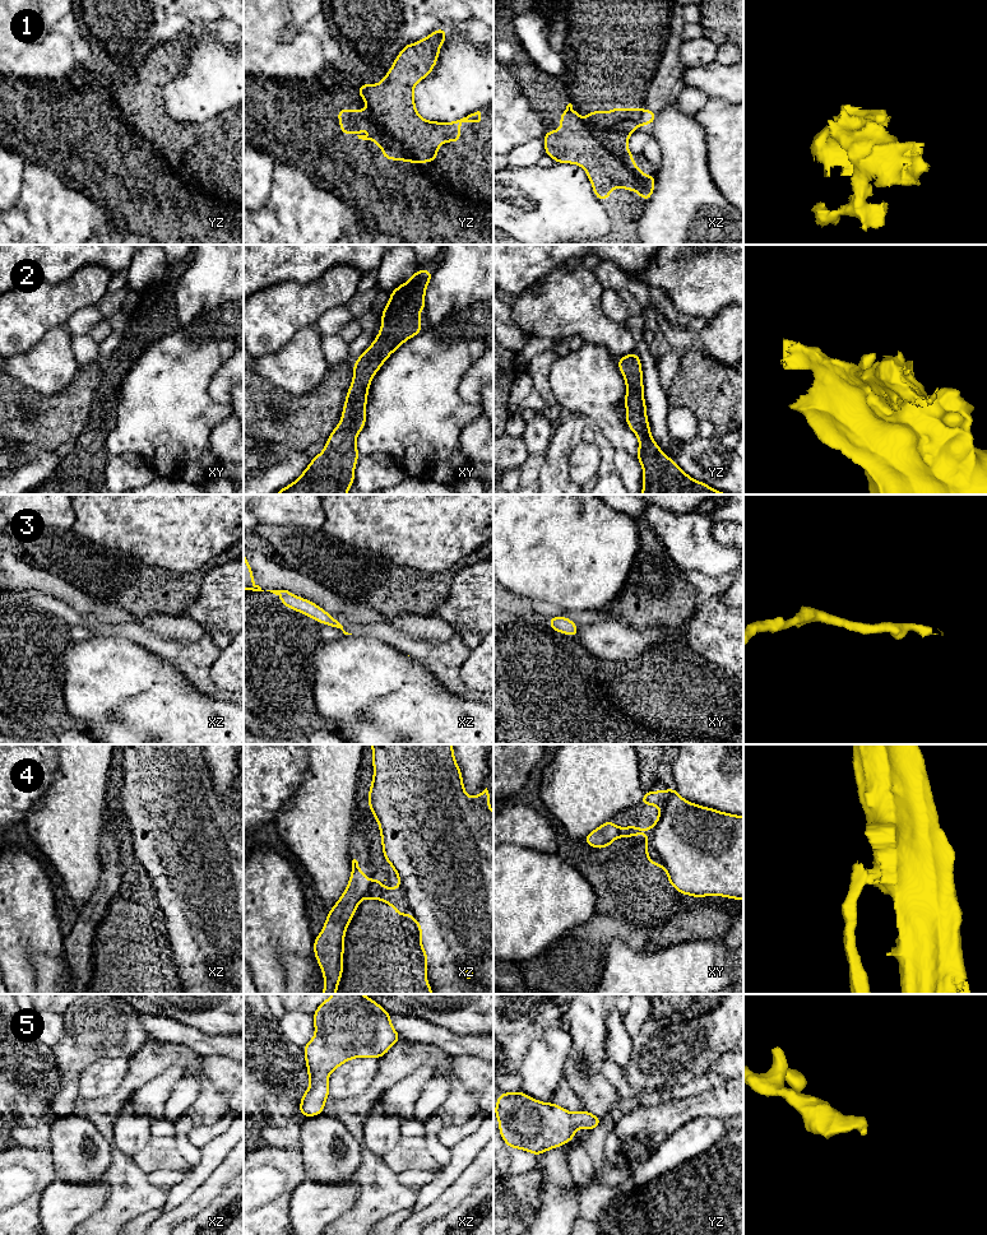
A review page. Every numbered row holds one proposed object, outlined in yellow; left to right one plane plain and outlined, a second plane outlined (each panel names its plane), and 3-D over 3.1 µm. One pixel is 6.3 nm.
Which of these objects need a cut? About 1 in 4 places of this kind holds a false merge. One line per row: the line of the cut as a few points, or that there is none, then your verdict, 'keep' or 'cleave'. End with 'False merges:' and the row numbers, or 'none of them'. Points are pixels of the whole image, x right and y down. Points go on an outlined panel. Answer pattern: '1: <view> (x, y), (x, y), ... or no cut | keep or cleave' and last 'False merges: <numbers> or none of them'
1: no cut | keep
2: no cut | keep
3: no cut | keep
4: xz (371, 882), (364, 896) | cleave
5: no cut | keep
False merges: 4

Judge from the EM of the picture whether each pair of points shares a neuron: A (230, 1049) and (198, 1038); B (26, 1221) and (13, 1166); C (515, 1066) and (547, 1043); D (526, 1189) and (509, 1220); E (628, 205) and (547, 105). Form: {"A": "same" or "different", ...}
{"A": "same", "B": "same", "C": "different", "D": "same", "E": "same"}

